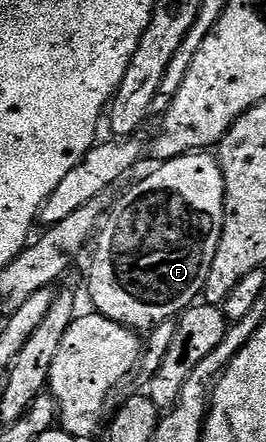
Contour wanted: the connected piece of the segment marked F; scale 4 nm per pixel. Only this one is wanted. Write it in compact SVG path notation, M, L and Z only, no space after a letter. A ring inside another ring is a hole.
M212 152L184 153L181 157L160 162L156 168L138 185L131 186L118 199L114 209L112 206L108 210L107 220L100 226L96 238L98 265L89 269L92 308L134 331L149 331L161 321L176 318L204 294L225 218L225 180L221 165Z

